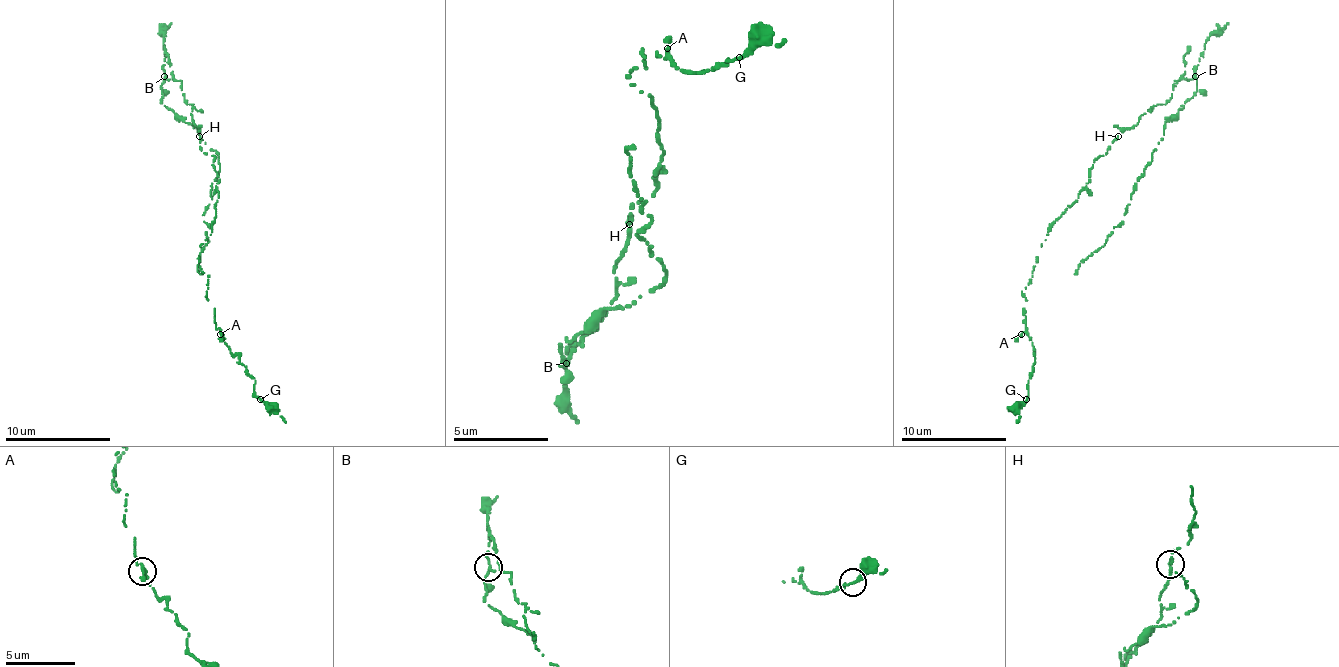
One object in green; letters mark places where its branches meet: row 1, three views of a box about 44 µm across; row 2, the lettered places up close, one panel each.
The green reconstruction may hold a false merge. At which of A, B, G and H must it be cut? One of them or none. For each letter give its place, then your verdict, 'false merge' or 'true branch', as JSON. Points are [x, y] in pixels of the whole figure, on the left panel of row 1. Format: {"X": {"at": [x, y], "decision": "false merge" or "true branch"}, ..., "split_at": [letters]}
{"A": {"at": [220, 334], "decision": "true branch"}, "B": {"at": [164, 76], "decision": "false merge"}, "G": {"at": [260, 399], "decision": "true branch"}, "H": {"at": [199, 136], "decision": "true branch"}, "split_at": ["B"]}

